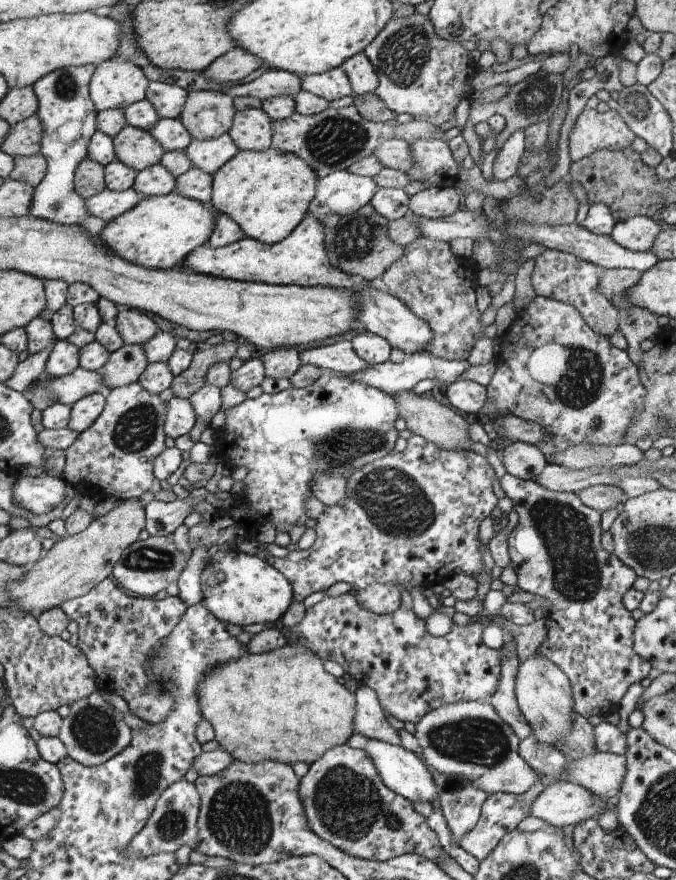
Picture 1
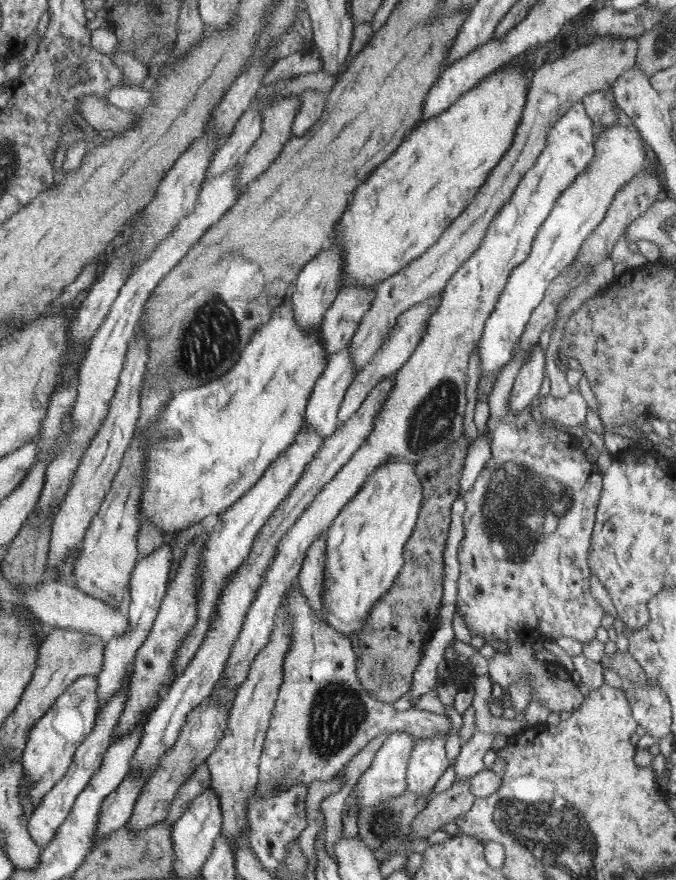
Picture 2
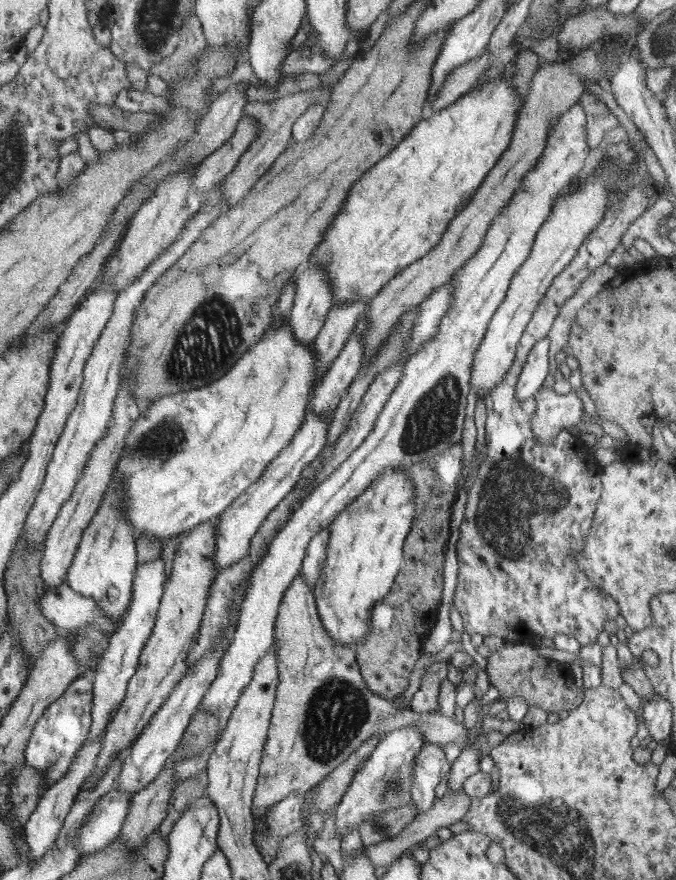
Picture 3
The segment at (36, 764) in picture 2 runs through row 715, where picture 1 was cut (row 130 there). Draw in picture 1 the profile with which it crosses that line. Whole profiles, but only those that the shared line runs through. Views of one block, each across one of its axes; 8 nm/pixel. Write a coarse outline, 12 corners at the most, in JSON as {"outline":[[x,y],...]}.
{"outline":[[70,66],[32,84],[43,121],[46,178],[28,216],[84,222],[75,172],[98,114],[96,66]]}

